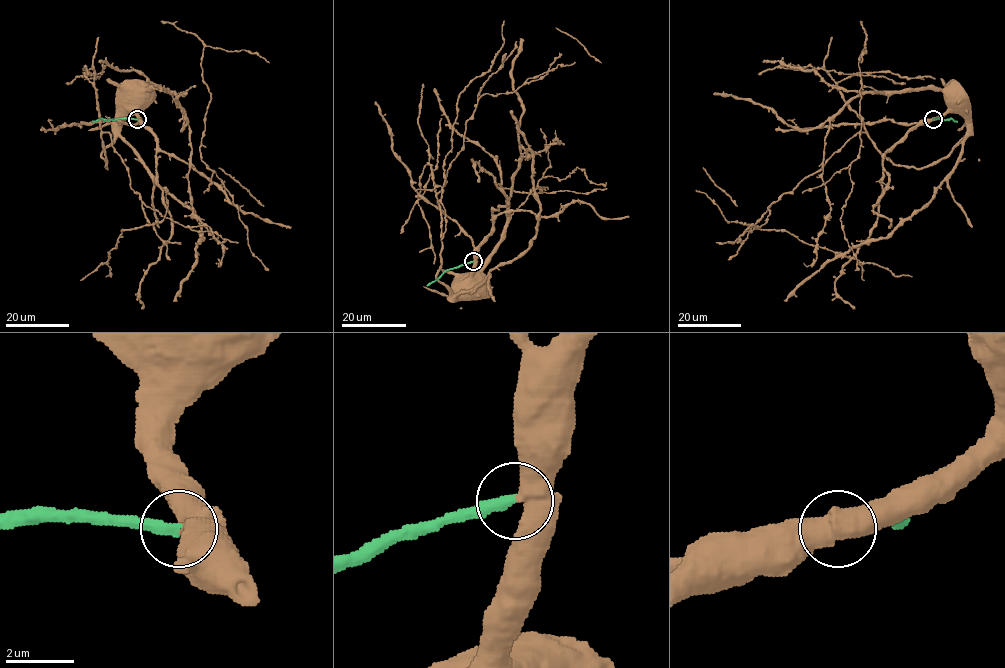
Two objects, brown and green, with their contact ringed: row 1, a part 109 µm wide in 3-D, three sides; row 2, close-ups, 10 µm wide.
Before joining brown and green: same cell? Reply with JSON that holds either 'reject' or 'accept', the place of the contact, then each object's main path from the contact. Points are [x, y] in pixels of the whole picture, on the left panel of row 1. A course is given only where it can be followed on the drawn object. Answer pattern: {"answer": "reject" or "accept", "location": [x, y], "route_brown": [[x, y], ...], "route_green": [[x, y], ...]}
{"answer": "reject", "location": [137, 119], "route_brown": [[138, 119], [133, 112], [124, 120], [102, 156], [107, 168], [108, 132], [153, 226], [121, 230], [106, 276]], "route_green": [[137, 119], [91, 121]]}

